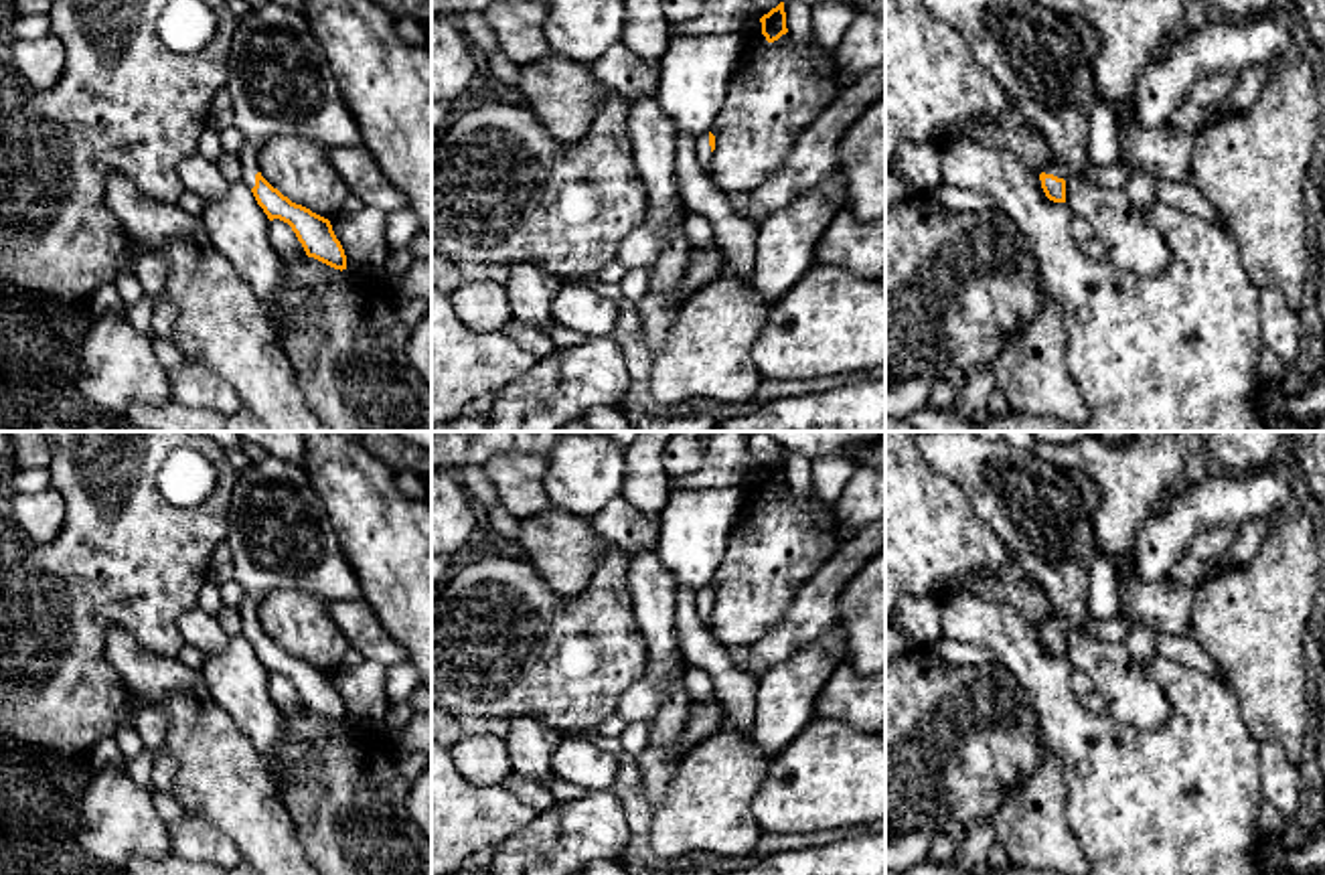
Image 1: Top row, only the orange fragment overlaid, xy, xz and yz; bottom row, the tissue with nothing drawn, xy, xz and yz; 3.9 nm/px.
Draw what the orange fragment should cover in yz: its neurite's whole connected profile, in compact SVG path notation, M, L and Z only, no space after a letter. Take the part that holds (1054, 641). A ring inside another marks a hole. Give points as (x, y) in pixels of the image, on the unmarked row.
M918 431L924 460L952 480L977 519L1041 585L1051 616L1039 628L1045 650L1066 656L1066 632L1088 616L1094 519L1060 466L975 431Z

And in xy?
M269 456L249 464L237 474L229 508L225 543L233 555L233 579L243 587L241 632L251 642L269 674L280 672L292 681L308 711L334 723L346 723L346 709L328 672L292 656L274 642L257 624L259 602L278 589L318 593L328 602L361 600L357 571L344 555L336 529L324 502L314 490L306 470L298 464Z

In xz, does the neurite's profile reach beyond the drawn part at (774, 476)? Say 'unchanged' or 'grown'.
unchanged

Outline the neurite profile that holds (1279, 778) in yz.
M1276 741L1260 745L1260 790L1287 824L1299 814L1305 800L1299 768Z

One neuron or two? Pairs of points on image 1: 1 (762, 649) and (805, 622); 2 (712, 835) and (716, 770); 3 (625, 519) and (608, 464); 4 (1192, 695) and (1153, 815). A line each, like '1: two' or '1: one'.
1: one
2: one
3: two
4: one

